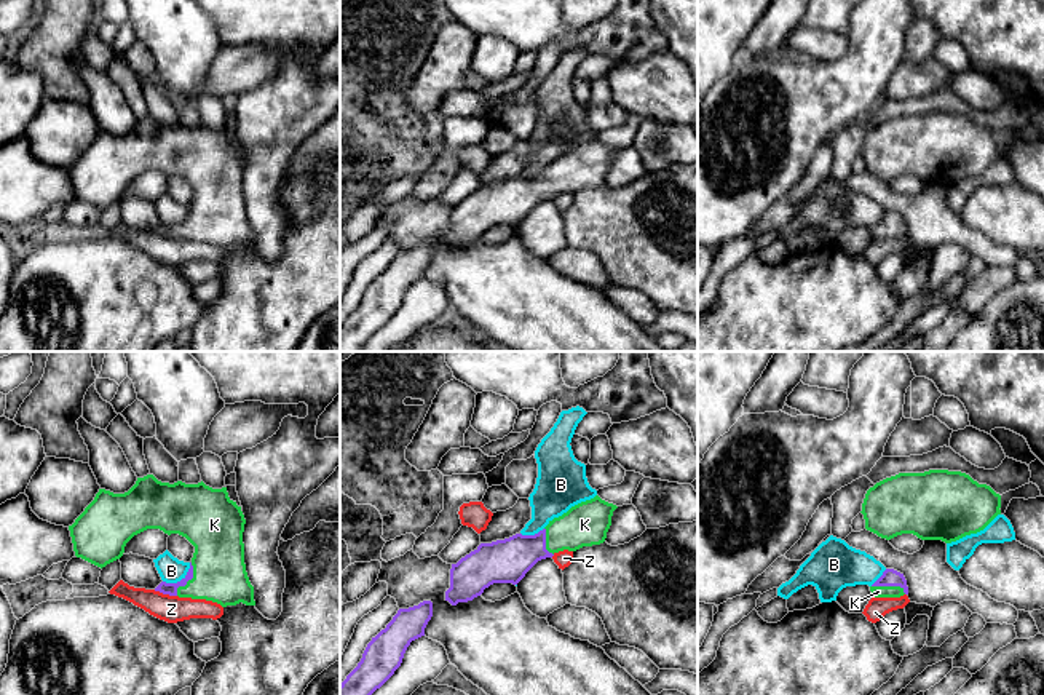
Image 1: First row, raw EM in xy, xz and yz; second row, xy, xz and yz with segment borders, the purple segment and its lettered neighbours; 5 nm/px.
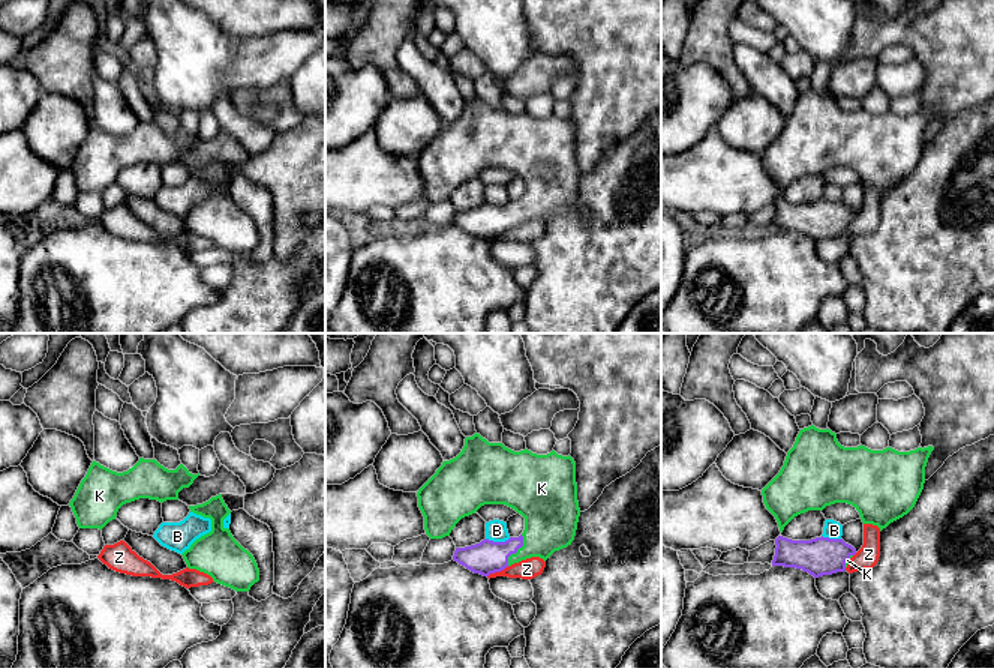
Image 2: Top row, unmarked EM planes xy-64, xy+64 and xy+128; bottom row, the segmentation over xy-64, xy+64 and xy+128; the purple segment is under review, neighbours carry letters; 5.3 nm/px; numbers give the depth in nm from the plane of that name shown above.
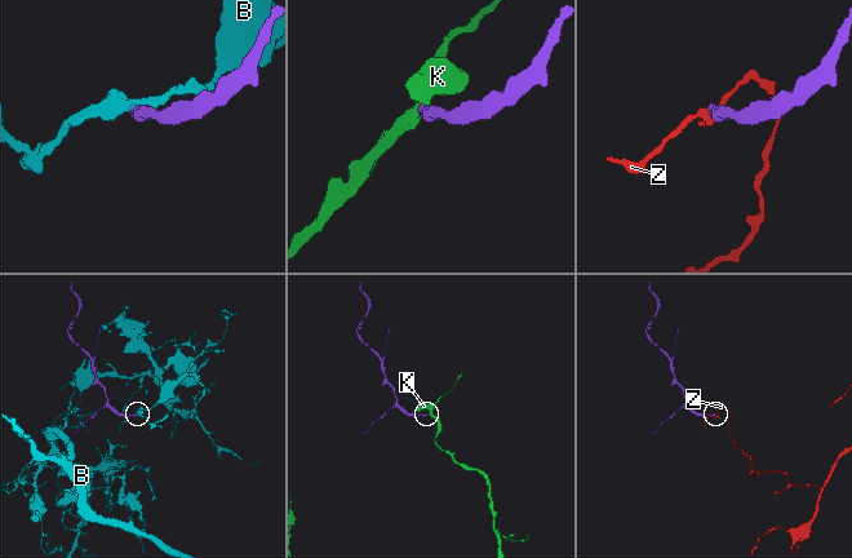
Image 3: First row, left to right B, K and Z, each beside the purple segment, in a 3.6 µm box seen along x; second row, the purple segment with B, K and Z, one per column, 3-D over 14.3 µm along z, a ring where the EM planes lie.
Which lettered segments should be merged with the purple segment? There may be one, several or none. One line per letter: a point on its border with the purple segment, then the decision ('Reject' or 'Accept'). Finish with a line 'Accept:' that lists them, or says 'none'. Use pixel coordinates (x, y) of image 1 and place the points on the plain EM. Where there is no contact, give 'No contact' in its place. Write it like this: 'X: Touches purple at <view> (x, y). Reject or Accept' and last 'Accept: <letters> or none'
B: Touches purple at xy (181, 222). Reject
K: Touches purple at xy (189, 221). Accept
Z: Touches purple at xy (165, 235). Reject
Accept: K

